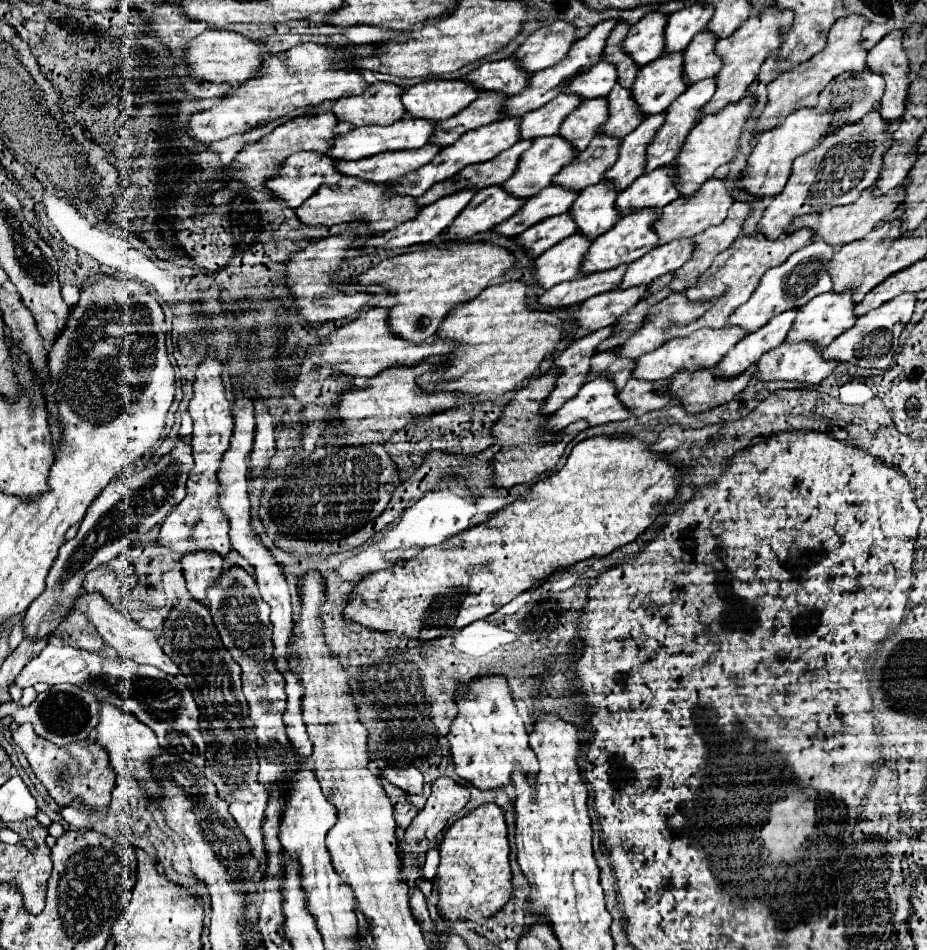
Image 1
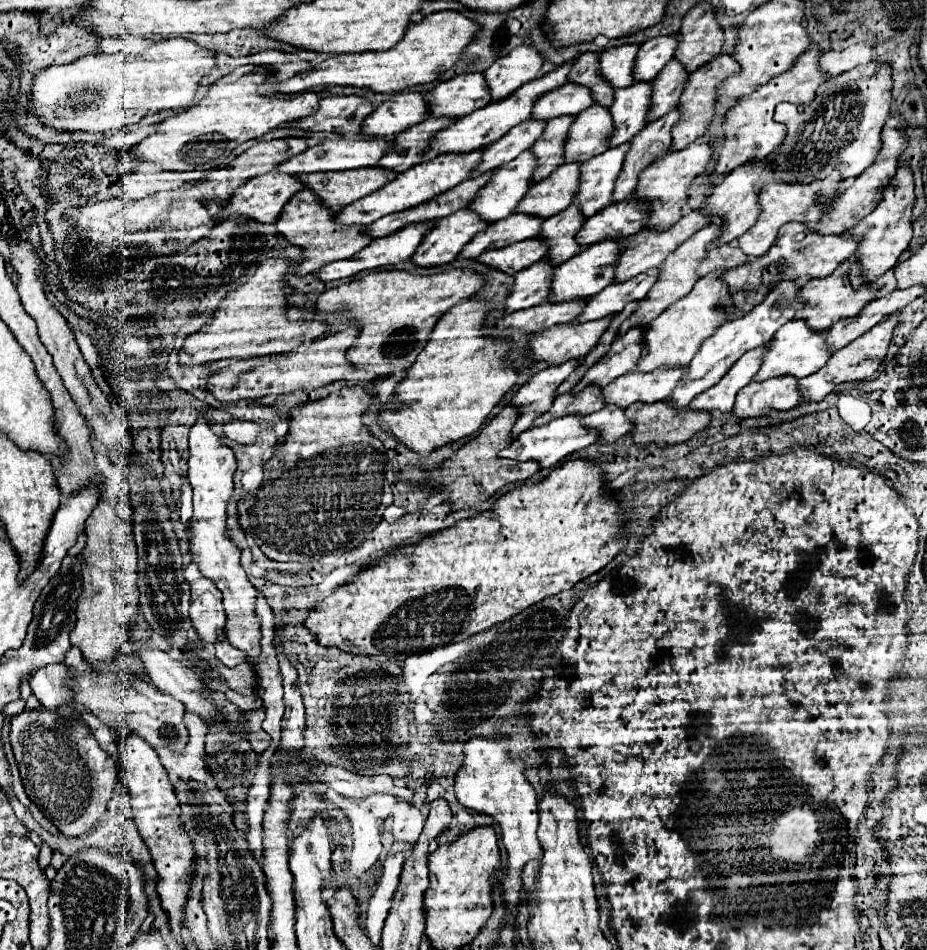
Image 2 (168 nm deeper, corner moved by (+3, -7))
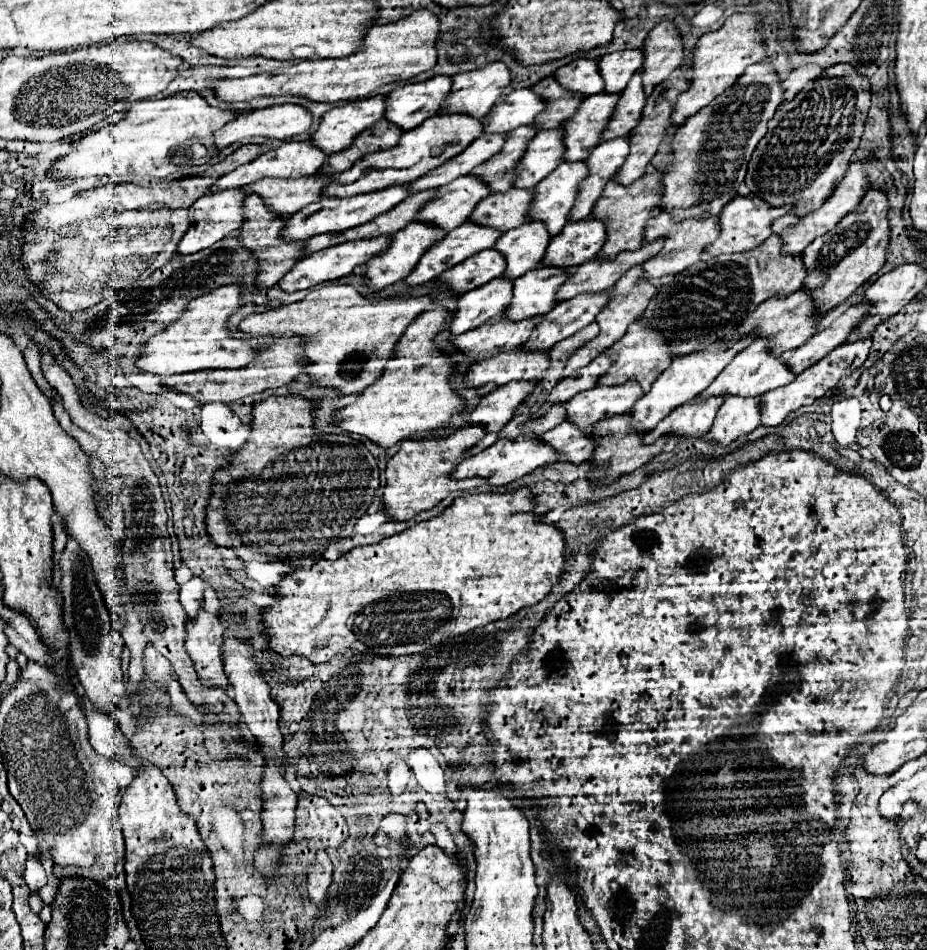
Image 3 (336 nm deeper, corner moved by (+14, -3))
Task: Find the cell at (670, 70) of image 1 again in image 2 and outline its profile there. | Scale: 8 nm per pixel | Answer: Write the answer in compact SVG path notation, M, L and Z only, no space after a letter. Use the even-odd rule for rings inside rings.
M634 83L632 87L616 89L616 103L612 103L612 147L628 143L646 125L646 115L650 109L652 83Z

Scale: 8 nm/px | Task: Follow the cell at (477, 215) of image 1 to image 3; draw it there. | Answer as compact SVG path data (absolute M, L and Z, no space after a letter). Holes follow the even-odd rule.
M413 221L409 223L409 227L403 227L401 231L397 231L393 237L391 237L391 245L387 247L387 251L383 251L381 255L373 257L367 265L365 265L365 275L369 279L369 287L371 291L381 291L385 289L387 285L399 281L399 279L405 279L413 269L415 265L419 263L419 259L425 255L425 251L439 243L443 237L447 235L445 229L441 227L435 227L433 223L421 223L421 221Z

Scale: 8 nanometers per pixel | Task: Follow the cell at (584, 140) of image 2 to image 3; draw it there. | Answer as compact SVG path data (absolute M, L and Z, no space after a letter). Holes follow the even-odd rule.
M545 129L533 143L529 143L529 155L521 163L521 175L517 175L515 187L535 187L545 175L549 175L565 157L565 129Z

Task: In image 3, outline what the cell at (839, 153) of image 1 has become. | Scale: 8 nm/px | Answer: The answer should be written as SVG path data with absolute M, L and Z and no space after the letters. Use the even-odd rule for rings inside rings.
M737 195L733 197L721 211L719 219L721 219L721 233L719 237L715 239L713 245L707 247L707 253L711 253L713 257L717 255L723 255L723 253L743 253L743 251L751 251L755 249L757 245L761 245L769 235L771 235L771 223L775 219L779 219L781 215L787 215L793 211L793 205L787 203L787 205L779 205L779 207L773 207L769 203L765 203L763 199L759 199L757 195Z

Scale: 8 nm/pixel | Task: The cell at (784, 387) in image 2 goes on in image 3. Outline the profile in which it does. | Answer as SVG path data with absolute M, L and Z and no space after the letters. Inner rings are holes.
M729 395L721 409L717 411L715 423L707 433L707 439L719 441L723 445L733 439L751 433L761 423L761 395L759 397L739 397Z

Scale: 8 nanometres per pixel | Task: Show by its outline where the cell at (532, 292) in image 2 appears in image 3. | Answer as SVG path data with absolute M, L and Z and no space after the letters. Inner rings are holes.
M497 277L483 287L471 289L459 299L459 307L453 315L449 331L453 335L465 333L481 323L501 317L513 299L513 279Z

